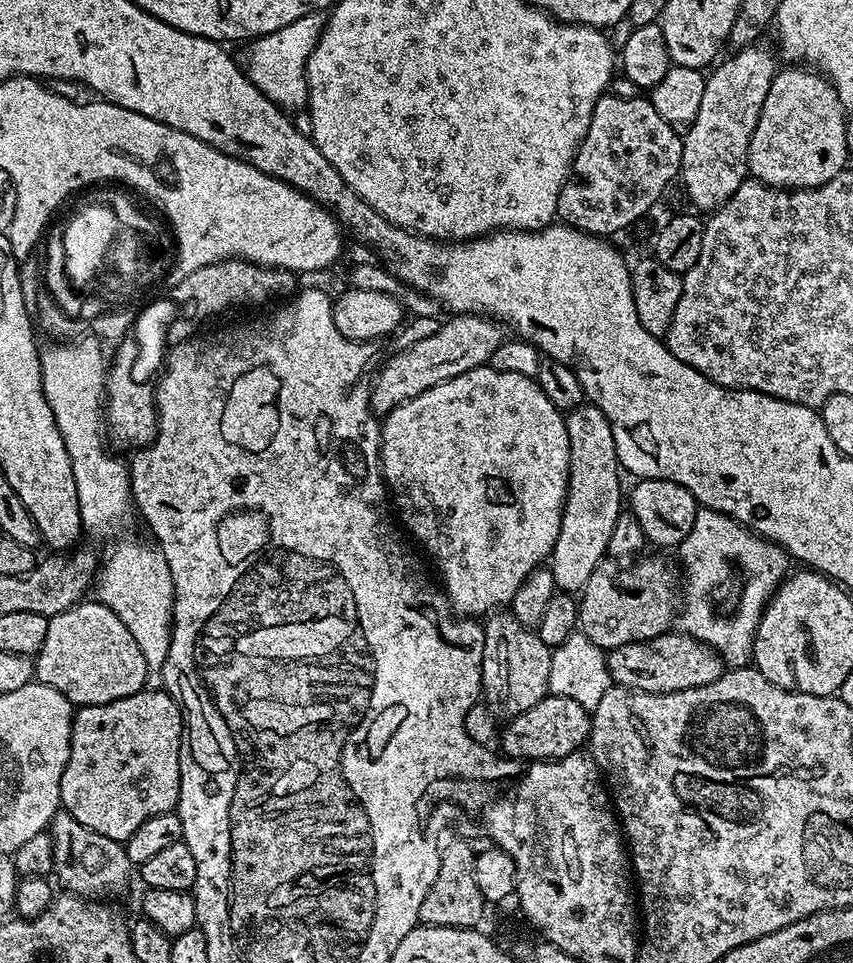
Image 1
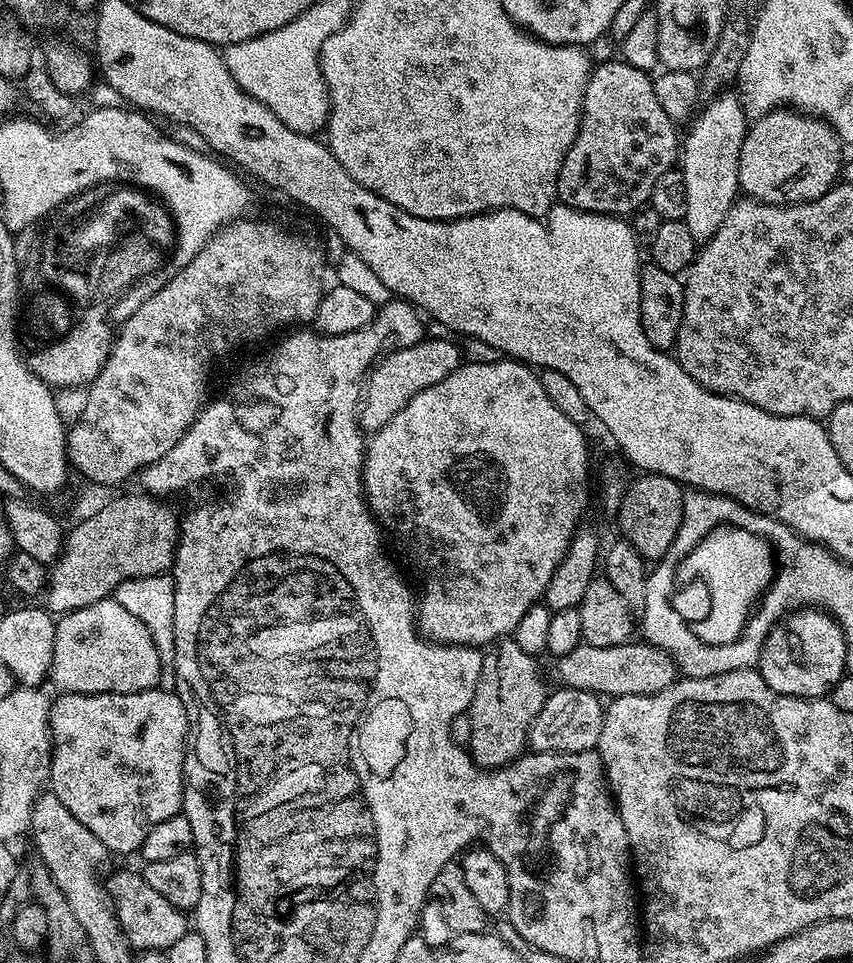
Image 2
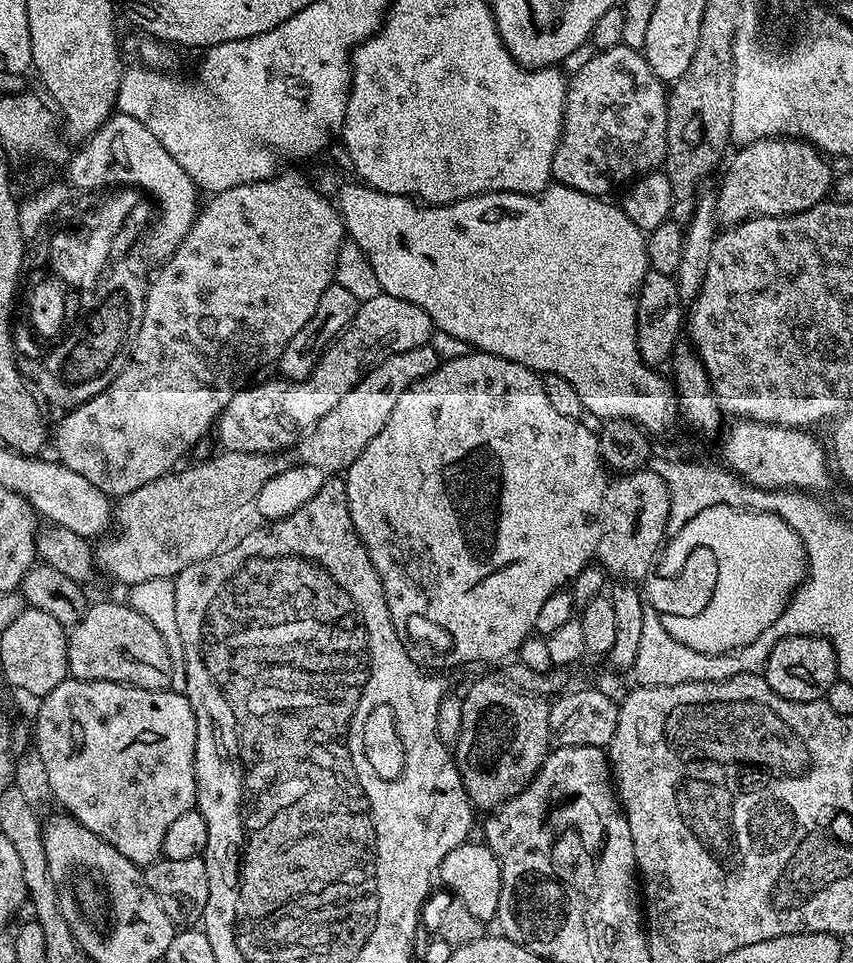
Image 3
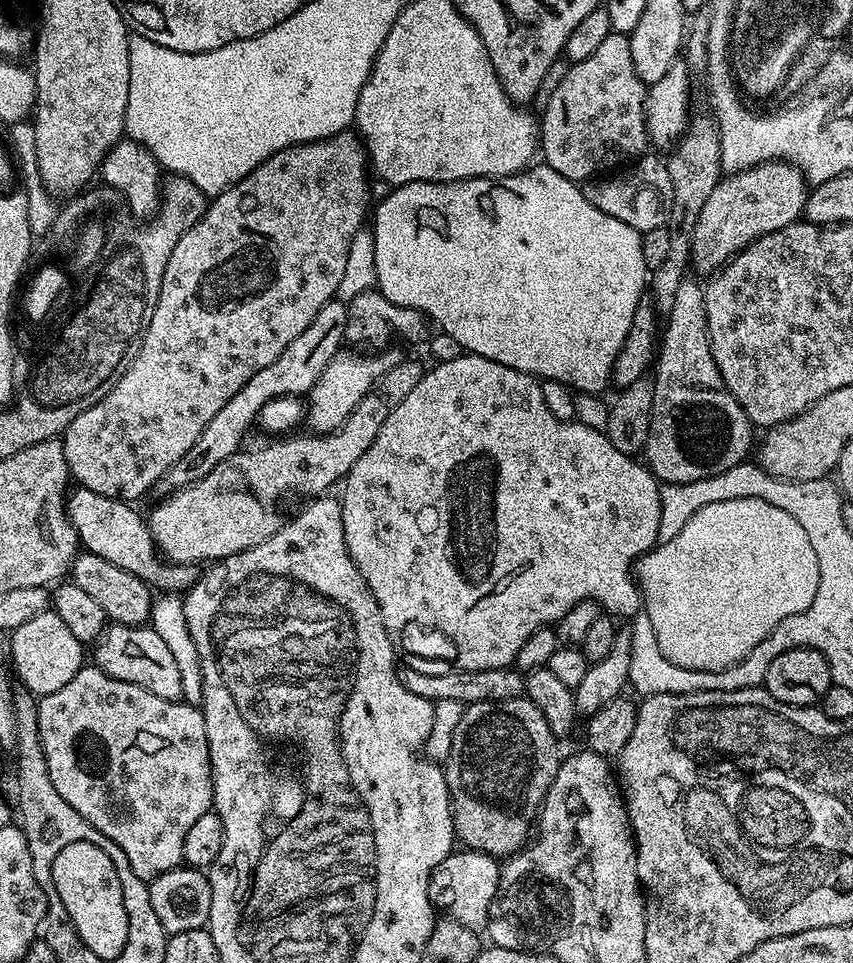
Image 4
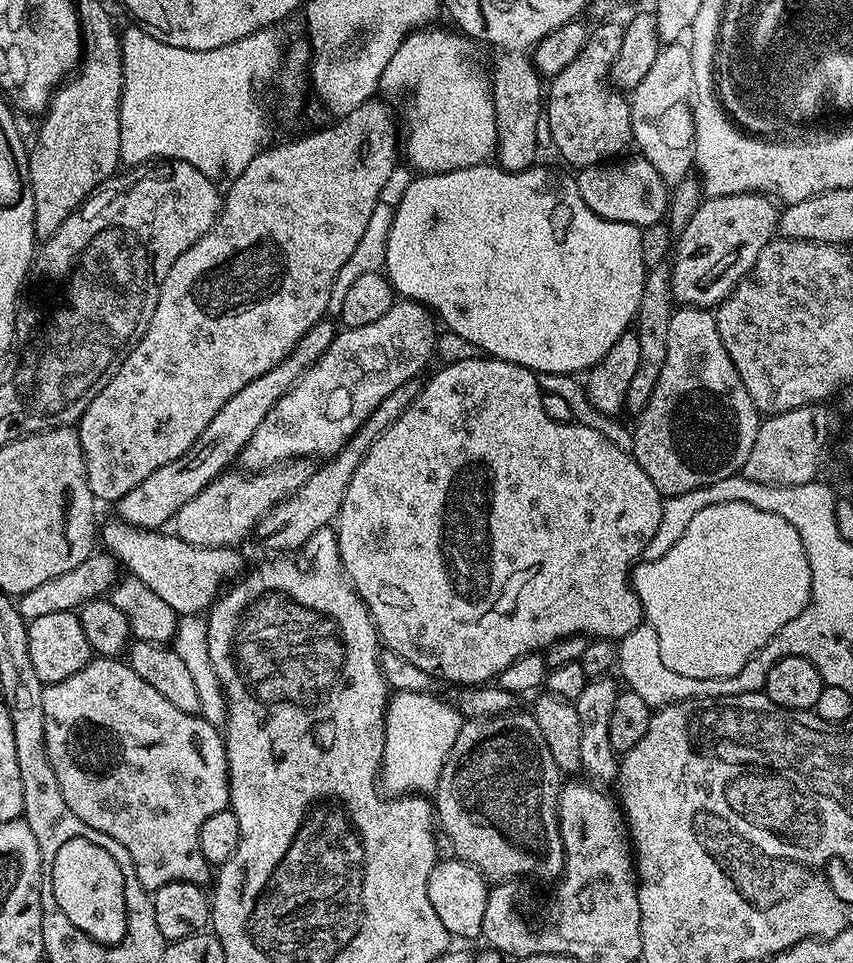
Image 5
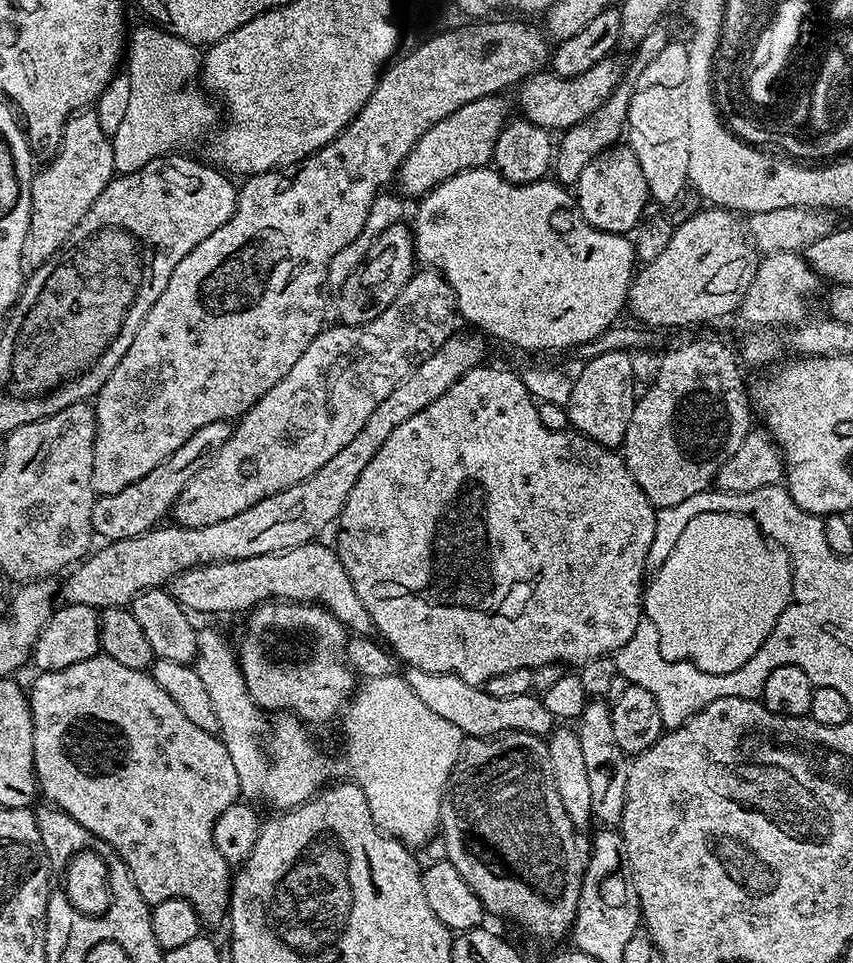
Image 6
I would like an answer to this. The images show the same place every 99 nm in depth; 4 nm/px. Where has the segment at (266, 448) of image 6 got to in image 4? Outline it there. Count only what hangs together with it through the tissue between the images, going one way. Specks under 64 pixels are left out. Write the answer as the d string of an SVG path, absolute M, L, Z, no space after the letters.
M360 350L348 351L352 352L337 352L336 357L326 366L322 378L318 378L311 392L307 393L306 424L312 427L309 429L313 433L329 432L340 426L350 410L354 410L354 406L362 402L364 395L375 388L376 381L382 378L382 374L389 372L402 359L401 353L392 352L393 350L384 350L379 354L365 354Z

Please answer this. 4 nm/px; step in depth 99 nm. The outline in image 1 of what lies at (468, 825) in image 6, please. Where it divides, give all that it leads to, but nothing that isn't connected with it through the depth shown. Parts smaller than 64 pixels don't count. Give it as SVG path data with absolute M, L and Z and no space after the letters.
M497 610L483 621L484 645L482 646L482 700L497 717L511 718L530 710L544 696L549 695L548 683L550 682L550 662L552 649L542 642L542 638L535 630L522 626L518 618L514 618L511 611Z

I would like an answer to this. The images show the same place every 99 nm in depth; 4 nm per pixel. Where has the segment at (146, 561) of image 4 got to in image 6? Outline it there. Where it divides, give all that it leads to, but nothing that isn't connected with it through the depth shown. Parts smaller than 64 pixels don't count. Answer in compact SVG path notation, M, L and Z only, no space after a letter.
M321 542L303 544L285 552L262 554L258 558L242 558L217 564L200 564L197 568L178 574L170 582L172 597L189 613L196 612L241 612L247 613L265 602L295 602L298 604L319 604L338 622L342 622L349 633L364 638L373 631L374 625L366 606L362 606L362 598L358 598L358 590L354 590L354 582L350 582L350 574L346 566L342 566L340 556L335 547L328 548Z

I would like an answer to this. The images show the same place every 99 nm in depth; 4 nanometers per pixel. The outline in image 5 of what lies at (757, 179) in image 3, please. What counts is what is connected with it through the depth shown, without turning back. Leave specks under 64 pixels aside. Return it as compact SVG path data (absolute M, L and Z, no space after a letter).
M759 192L713 196L701 202L674 240L673 301L709 310L719 306L744 281L758 262L758 254L777 235L780 214L777 201Z

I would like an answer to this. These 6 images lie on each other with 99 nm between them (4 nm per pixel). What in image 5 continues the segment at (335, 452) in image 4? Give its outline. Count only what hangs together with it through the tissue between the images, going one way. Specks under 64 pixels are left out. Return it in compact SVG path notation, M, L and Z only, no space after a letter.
M307 459L281 460L261 472L225 470L202 489L174 517L175 535L195 548L231 548L239 540L251 537L256 524L275 504L281 504L287 496L293 496L312 476L313 465Z

